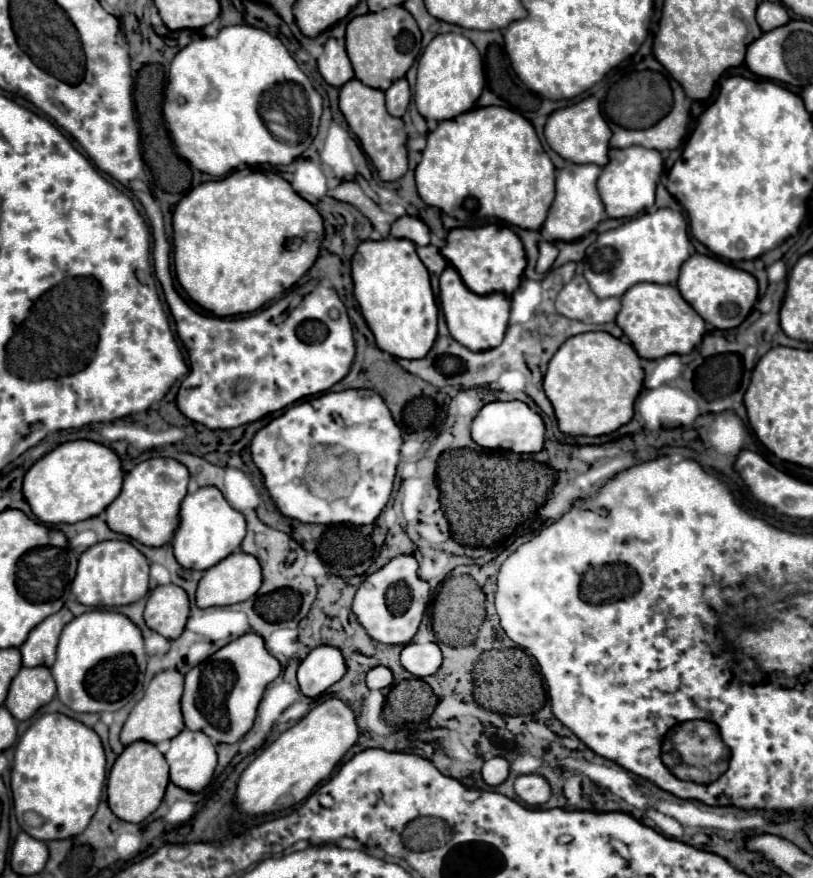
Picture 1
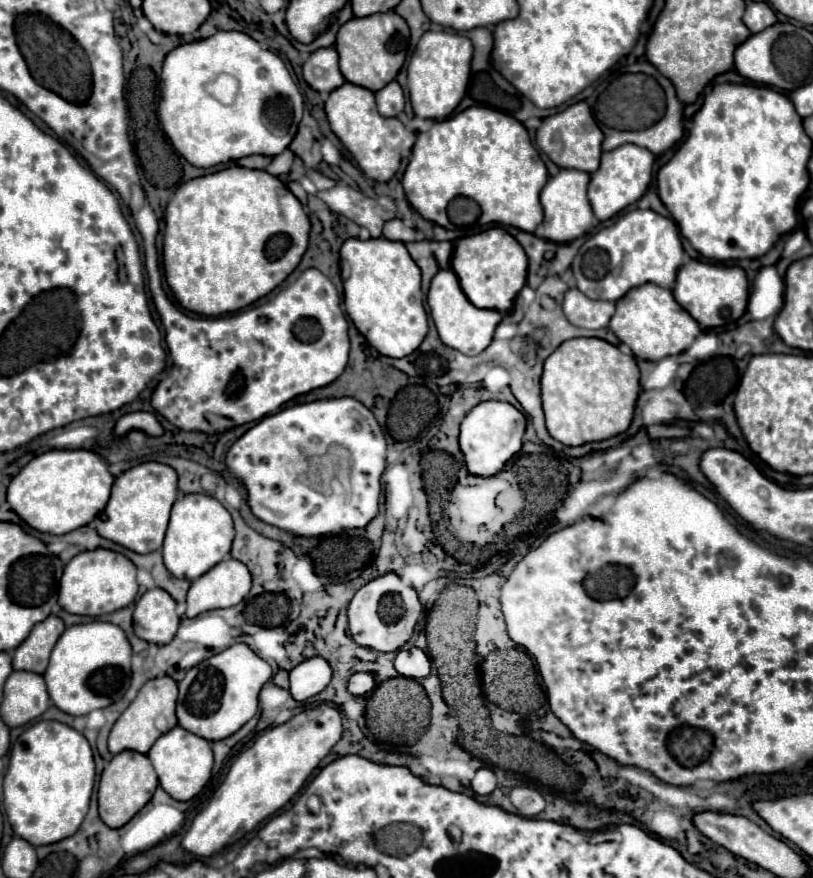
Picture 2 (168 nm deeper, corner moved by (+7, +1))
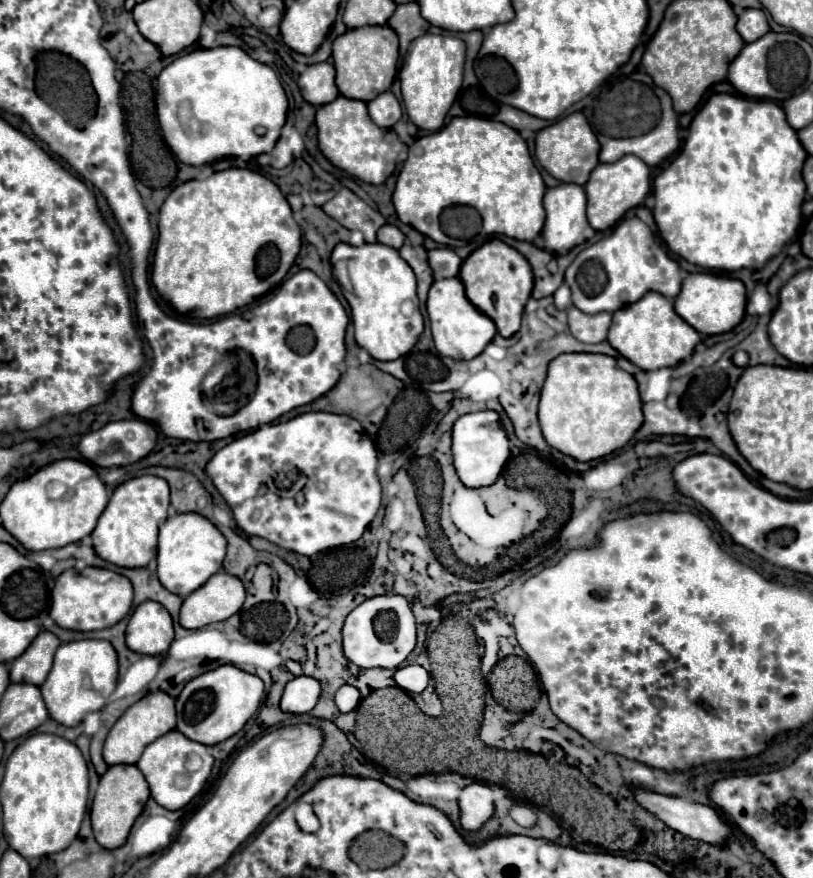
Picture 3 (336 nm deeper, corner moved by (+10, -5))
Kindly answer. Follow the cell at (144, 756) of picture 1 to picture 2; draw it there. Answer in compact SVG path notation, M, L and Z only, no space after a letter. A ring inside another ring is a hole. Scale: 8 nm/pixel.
M122 751L114 755L112 761L104 767L104 773L98 785L100 819L112 829L126 825L150 801L156 787L158 787L158 775L146 755L136 751Z

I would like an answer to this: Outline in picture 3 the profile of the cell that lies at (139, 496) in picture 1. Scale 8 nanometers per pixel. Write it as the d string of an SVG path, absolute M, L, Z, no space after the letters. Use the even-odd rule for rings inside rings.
M143 475L121 483L91 533L95 553L119 567L147 567L157 557L157 531L161 521L167 519L167 509L169 483L163 477Z

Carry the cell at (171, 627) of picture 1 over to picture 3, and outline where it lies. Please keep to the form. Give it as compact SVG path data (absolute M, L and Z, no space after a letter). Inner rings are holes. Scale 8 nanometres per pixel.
M157 601L137 605L127 625L127 647L143 655L167 653L173 641L173 621Z

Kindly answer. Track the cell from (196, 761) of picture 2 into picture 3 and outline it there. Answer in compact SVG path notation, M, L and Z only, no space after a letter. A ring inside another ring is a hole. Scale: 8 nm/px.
M171 731L145 747L141 759L137 761L137 767L141 769L141 773L145 775L145 779L149 783L151 797L161 807L177 811L177 809L185 807L203 789L203 785L211 773L211 767L213 767L213 757L211 757L207 745L191 741L191 739L183 737L183 733L179 733L179 731Z

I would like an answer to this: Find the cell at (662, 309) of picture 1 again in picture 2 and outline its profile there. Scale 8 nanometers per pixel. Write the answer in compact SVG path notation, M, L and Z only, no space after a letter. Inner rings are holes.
M654 283L636 287L616 301L616 313L610 319L610 329L622 343L632 349L636 357L646 361L660 361L664 357L678 355L686 351L702 333L700 325L690 317L690 313L678 307L672 291Z

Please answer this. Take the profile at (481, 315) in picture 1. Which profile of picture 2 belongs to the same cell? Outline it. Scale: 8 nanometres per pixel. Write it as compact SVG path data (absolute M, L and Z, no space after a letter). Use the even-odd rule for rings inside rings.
M440 269L438 275L434 275L430 291L428 291L428 305L430 305L430 315L434 319L434 325L438 329L442 343L446 343L448 347L454 347L456 351L462 351L464 355L482 353L490 345L494 329L502 319L498 311L474 307L468 301L468 297L462 293L458 285L458 277L452 269Z

